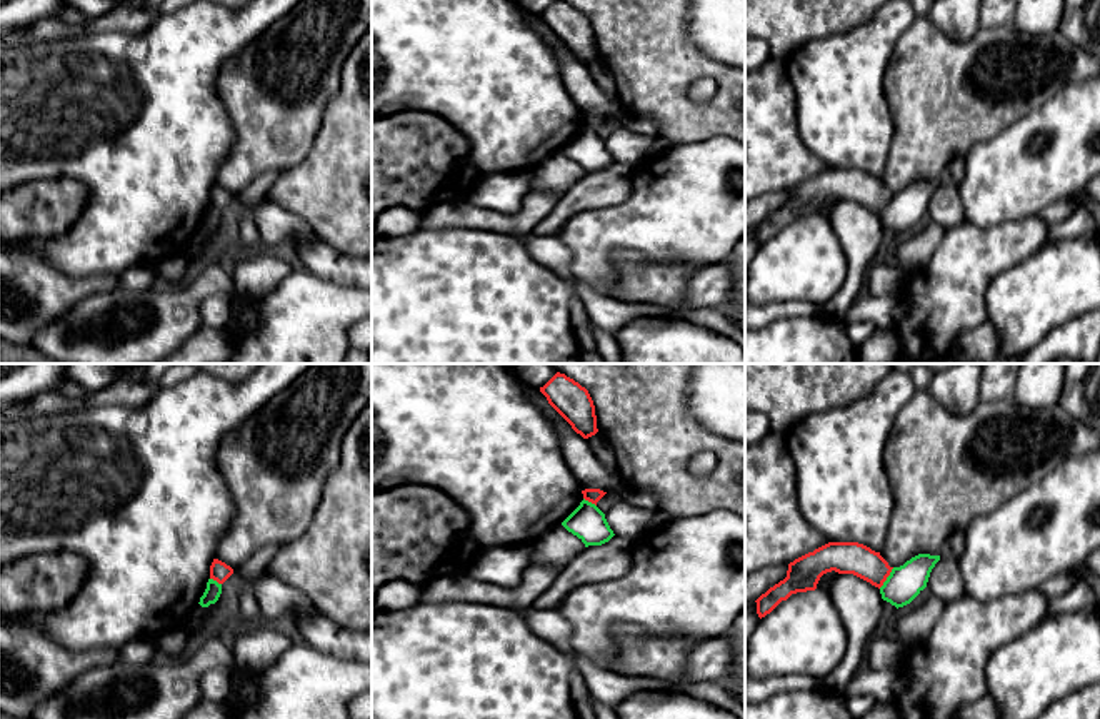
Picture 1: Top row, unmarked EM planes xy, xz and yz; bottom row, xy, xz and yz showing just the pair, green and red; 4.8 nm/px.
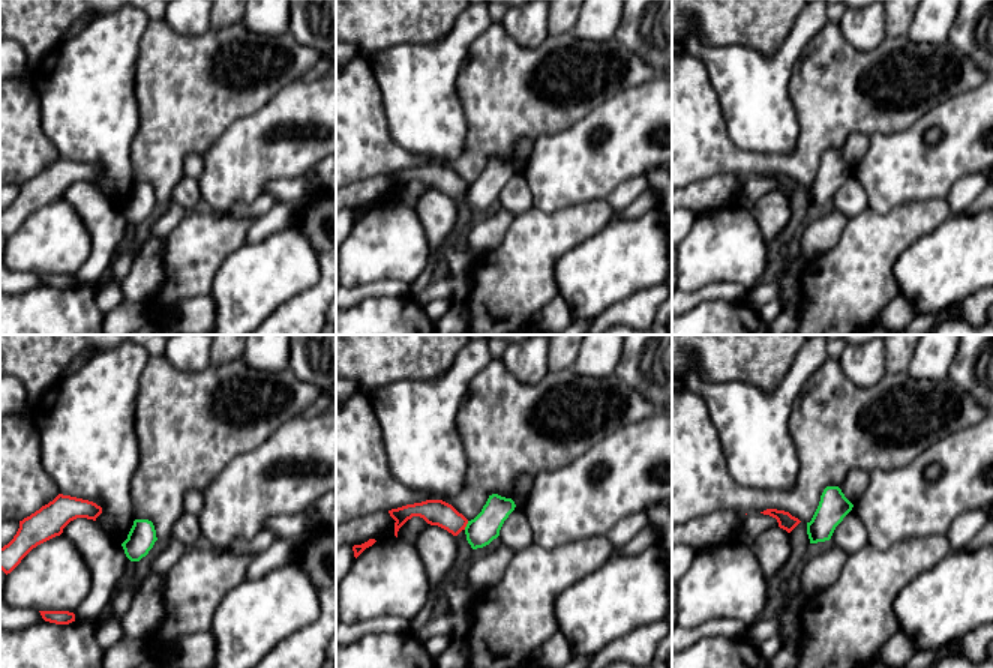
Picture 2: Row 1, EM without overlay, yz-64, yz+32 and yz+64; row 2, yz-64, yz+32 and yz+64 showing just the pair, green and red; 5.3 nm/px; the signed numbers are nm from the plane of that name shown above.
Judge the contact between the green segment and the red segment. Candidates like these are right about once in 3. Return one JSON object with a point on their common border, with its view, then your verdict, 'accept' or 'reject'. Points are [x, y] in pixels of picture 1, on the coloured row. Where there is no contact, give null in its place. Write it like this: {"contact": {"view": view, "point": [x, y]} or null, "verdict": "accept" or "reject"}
{"contact": {"view": "yz", "point": [887, 578]}, "verdict": "reject"}

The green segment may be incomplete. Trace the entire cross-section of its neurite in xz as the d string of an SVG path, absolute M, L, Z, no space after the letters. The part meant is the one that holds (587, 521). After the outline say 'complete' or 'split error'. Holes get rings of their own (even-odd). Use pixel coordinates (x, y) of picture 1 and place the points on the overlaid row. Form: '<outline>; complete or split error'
M582 500L580 505L562 522L562 525L577 535L585 547L602 546L615 534L610 529L605 514L592 502Z; complete

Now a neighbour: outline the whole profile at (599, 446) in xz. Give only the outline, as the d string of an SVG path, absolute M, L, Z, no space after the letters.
M597 432L587 439L595 457L608 469L617 469L617 459L607 440Z

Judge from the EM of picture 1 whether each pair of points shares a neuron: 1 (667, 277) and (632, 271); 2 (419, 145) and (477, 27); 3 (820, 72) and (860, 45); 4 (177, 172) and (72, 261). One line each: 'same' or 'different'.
1: same
2: different
3: same
4: same

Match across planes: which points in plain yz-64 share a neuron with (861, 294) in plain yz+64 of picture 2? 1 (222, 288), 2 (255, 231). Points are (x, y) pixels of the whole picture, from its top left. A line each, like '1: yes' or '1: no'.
1: no
2: no

